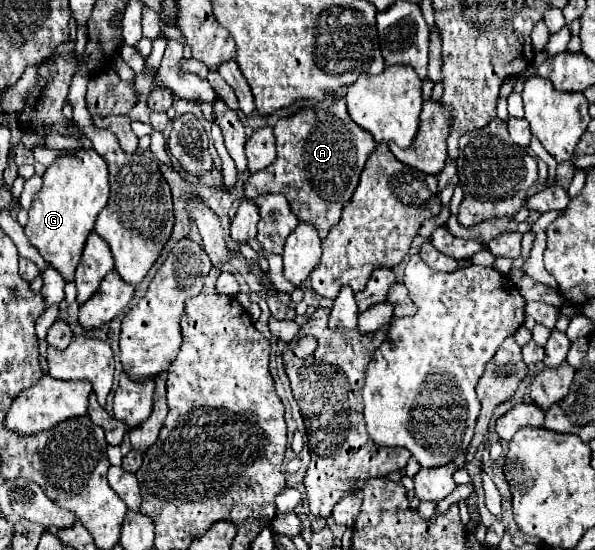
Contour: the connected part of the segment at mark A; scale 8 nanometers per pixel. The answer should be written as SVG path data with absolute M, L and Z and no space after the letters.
M336 100L324 120L316 120L318 116L314 110L302 110L290 118L280 118L274 126L278 150L276 164L264 172L250 174L244 186L244 194L250 200L264 192L286 196L298 220L312 224L320 240L324 240L330 228L340 220L344 206L352 200L368 156L376 150L372 136L348 120L344 104L344 100Z

